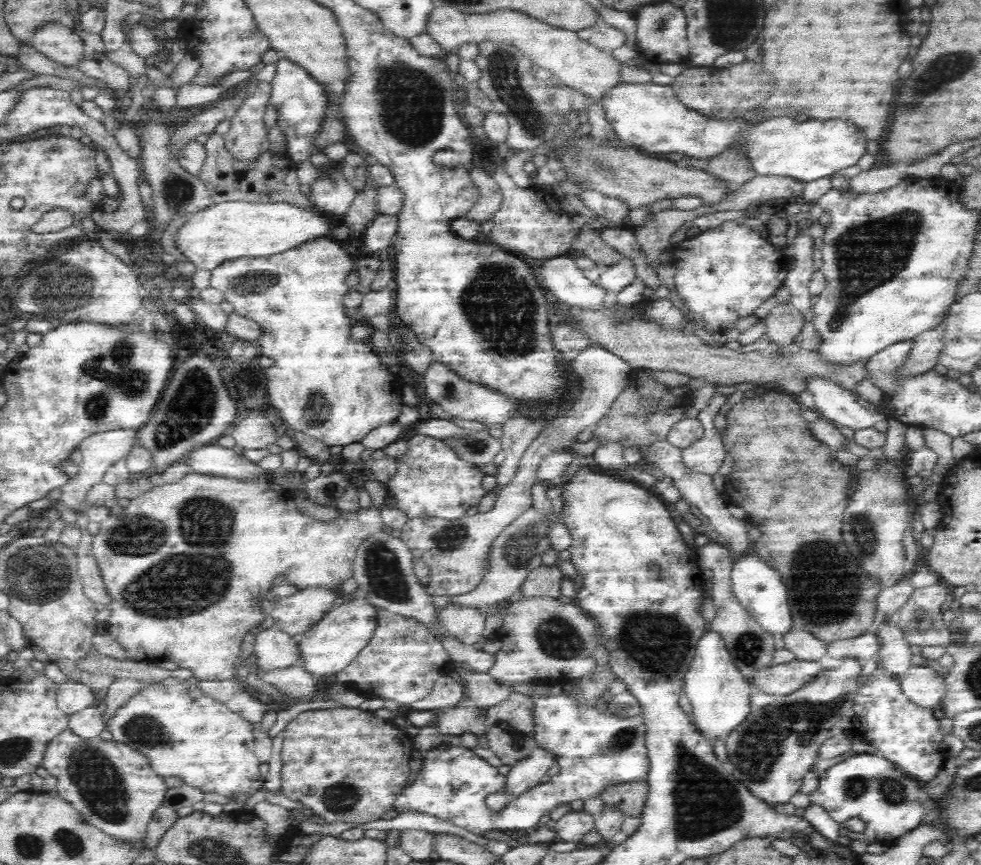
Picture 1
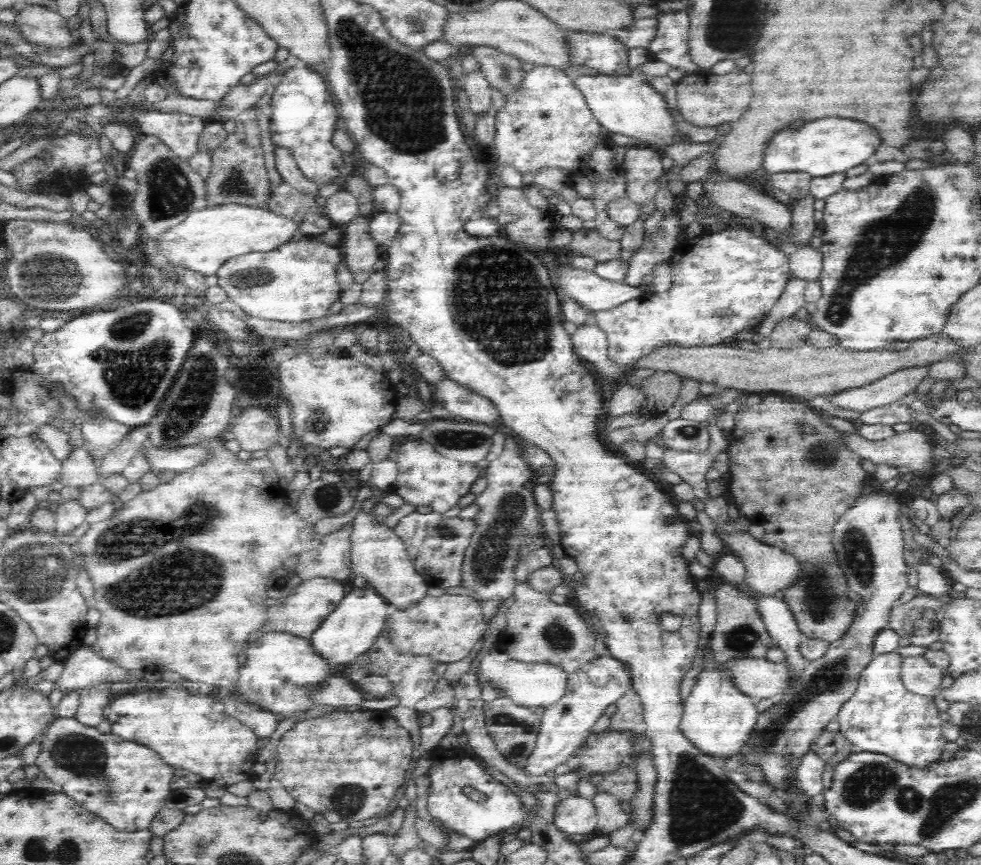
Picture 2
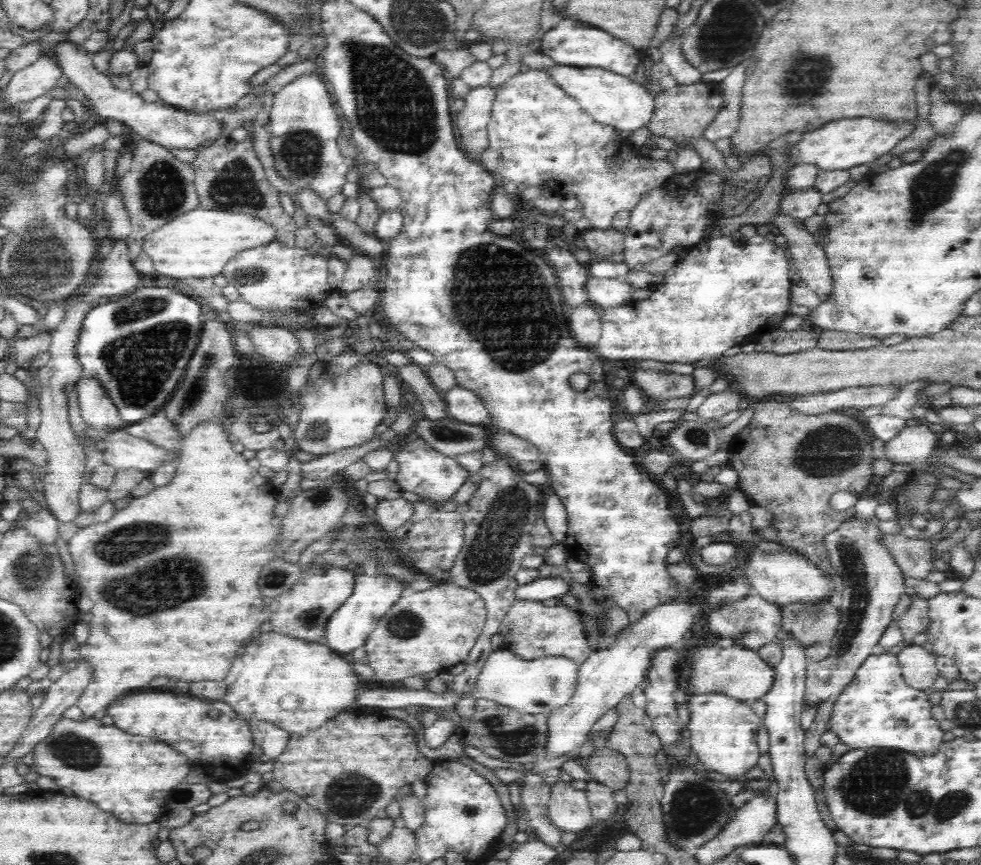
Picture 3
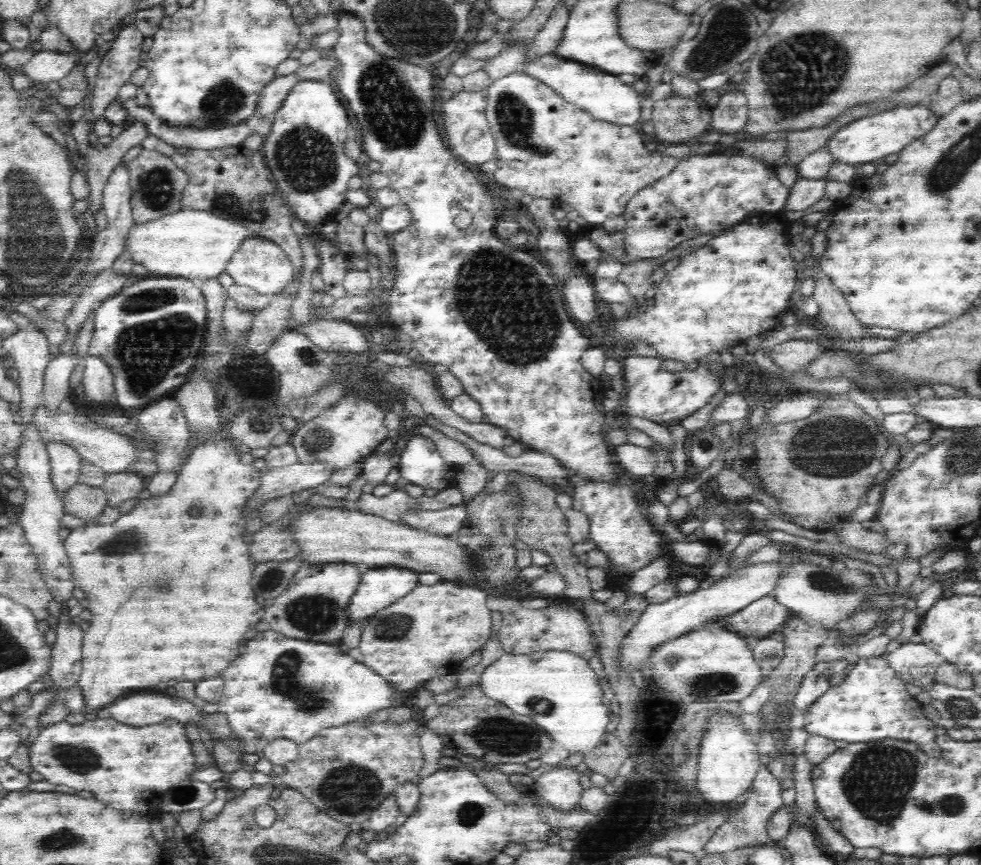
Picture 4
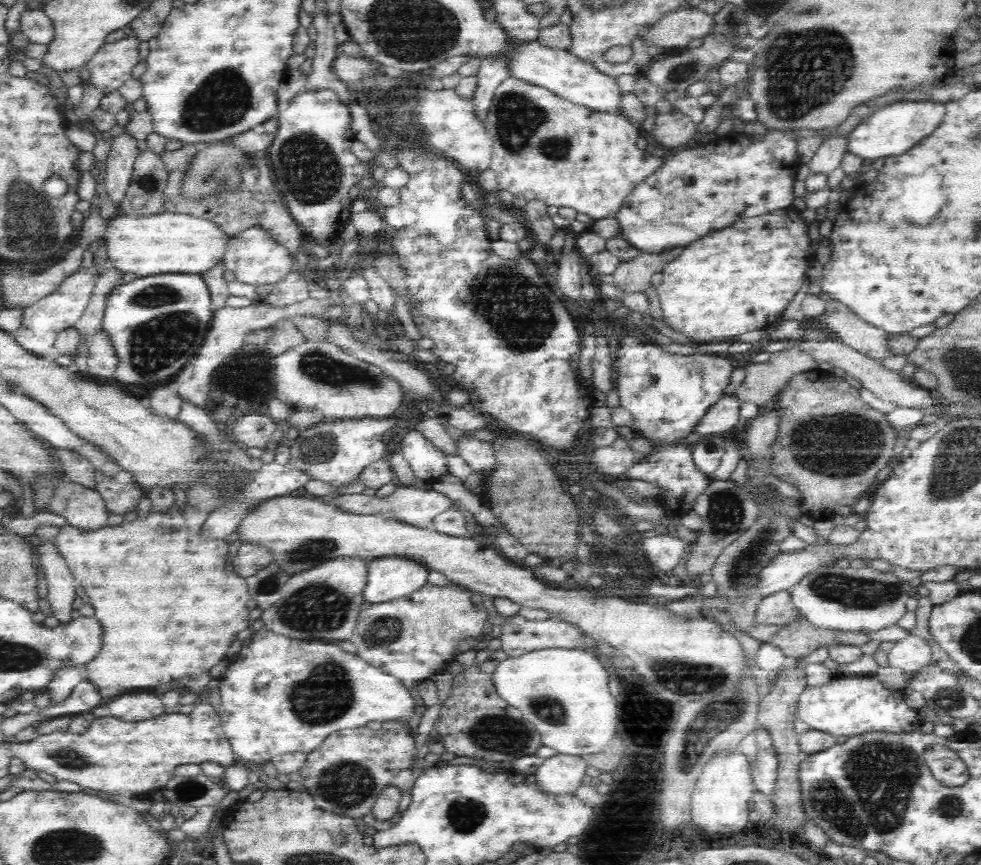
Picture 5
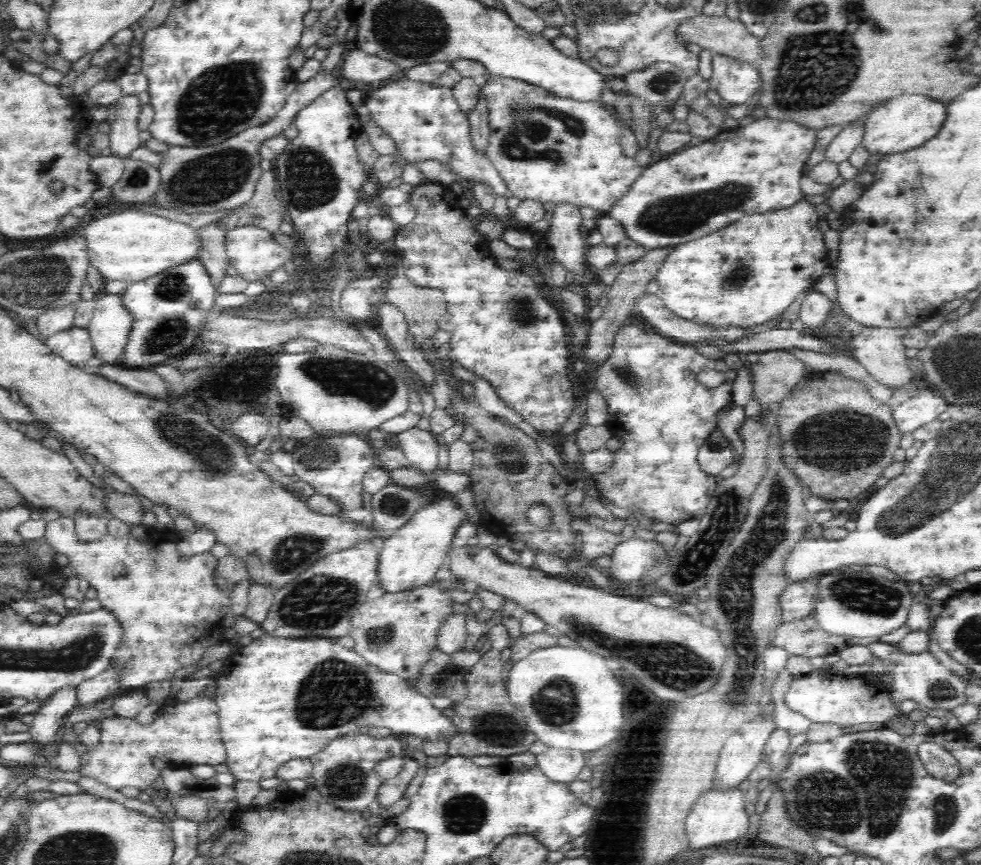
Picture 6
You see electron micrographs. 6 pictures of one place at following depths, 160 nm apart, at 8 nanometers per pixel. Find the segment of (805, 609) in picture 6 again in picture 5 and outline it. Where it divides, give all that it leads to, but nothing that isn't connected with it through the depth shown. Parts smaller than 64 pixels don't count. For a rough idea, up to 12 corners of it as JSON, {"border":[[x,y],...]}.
{"border":[[788,590],[763,597],[756,625],[784,627],[799,618]]}

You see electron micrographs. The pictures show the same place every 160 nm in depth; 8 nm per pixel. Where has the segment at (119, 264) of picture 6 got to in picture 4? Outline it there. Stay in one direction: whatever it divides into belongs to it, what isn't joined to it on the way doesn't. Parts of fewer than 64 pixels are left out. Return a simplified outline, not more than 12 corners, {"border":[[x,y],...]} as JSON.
{"border":[[184,208],[136,225],[127,248],[150,274],[216,279],[256,235]]}

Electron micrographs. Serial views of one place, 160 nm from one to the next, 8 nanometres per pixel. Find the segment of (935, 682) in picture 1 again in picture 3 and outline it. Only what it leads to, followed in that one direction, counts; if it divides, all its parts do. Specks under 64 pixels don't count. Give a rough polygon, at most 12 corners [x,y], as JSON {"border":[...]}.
{"border":[[910,644],[898,652],[903,679],[928,692],[939,677],[936,655]]}

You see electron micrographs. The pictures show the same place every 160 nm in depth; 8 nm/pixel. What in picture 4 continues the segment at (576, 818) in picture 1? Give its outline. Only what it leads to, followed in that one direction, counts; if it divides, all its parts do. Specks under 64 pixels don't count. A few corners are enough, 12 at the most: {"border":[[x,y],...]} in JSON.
{"border":[[551,768],[533,792],[554,810],[568,814],[583,788],[574,768]]}

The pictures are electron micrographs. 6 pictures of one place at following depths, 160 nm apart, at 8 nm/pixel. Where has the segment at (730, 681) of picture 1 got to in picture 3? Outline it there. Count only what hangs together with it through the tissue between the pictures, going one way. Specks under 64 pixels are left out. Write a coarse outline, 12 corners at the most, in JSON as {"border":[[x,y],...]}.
{"border":[[718,691],[694,693],[686,737],[705,771],[733,781],[761,756],[763,718]]}

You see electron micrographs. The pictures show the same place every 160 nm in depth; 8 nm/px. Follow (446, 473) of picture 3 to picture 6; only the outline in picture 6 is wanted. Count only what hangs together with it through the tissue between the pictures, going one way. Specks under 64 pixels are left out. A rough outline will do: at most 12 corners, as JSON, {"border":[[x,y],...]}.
{"border":[[414,427],[397,434],[410,467],[438,468],[438,443]]}

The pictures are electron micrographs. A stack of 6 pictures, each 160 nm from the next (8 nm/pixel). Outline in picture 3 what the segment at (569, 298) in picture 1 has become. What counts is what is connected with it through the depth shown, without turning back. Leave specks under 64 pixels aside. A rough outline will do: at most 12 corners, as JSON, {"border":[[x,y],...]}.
{"border":[[586,278],[590,306],[630,304],[627,278]]}

